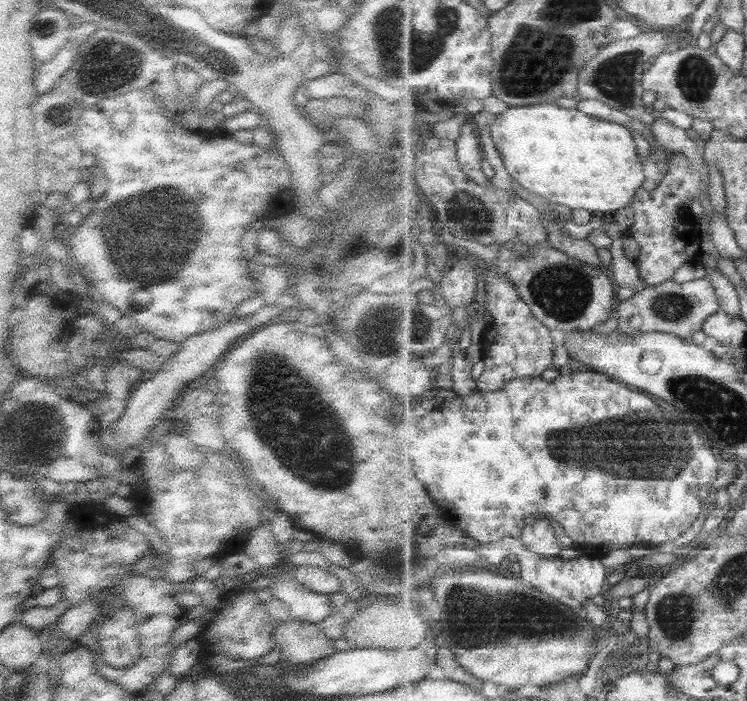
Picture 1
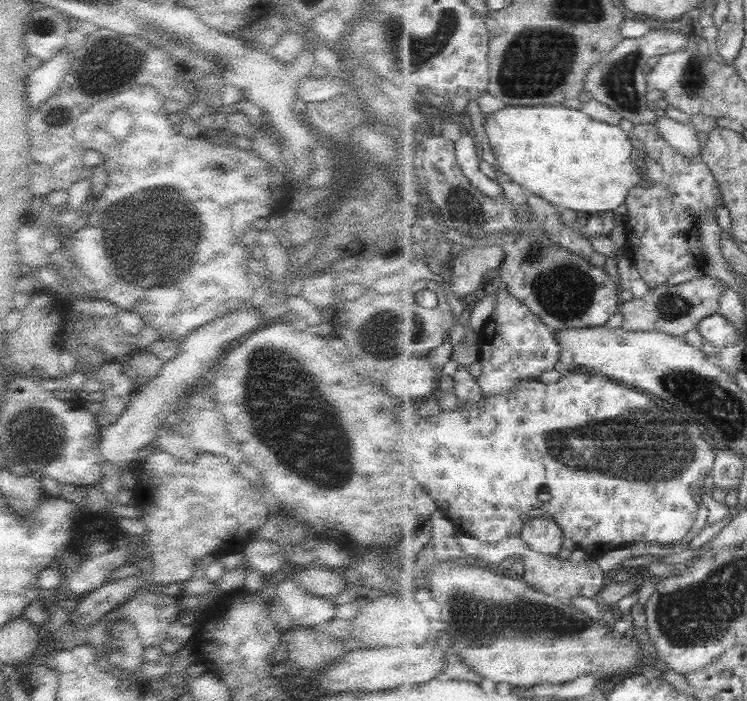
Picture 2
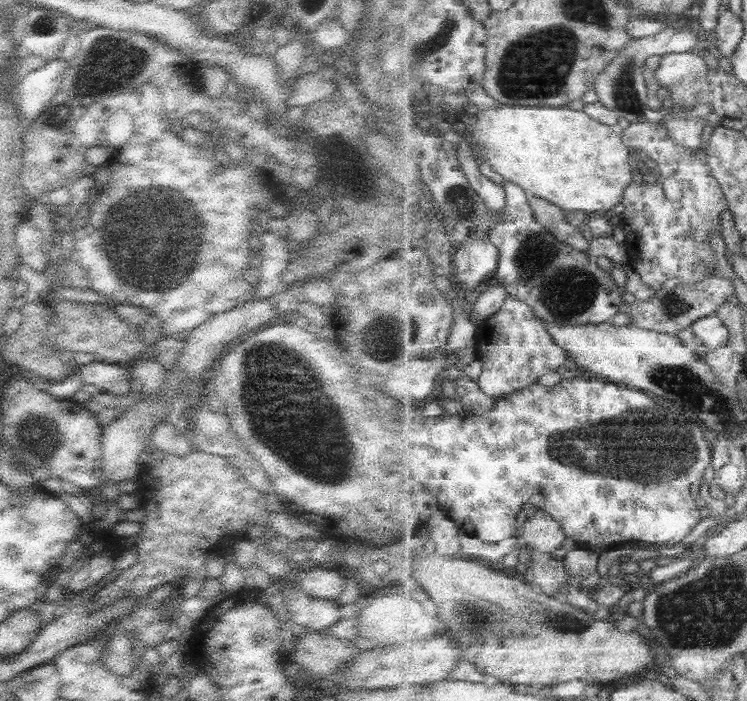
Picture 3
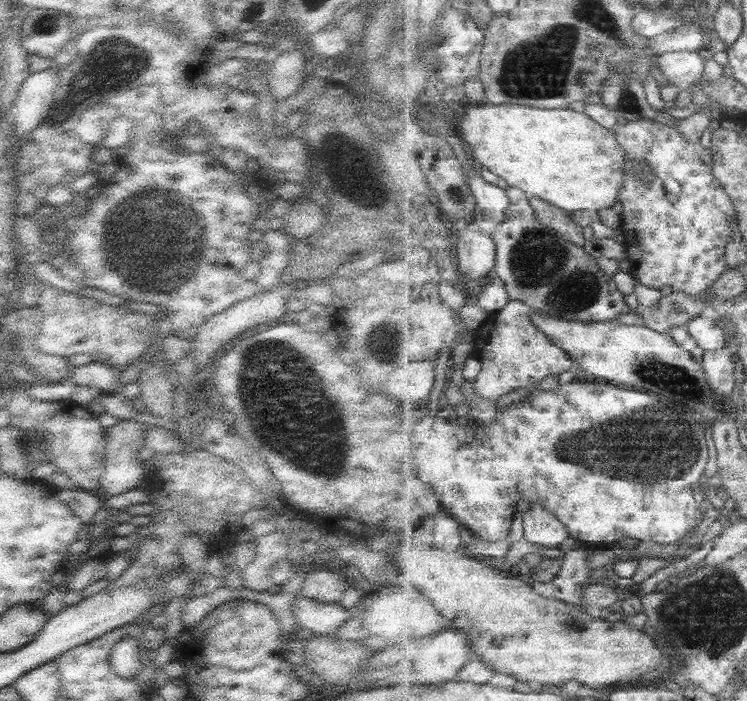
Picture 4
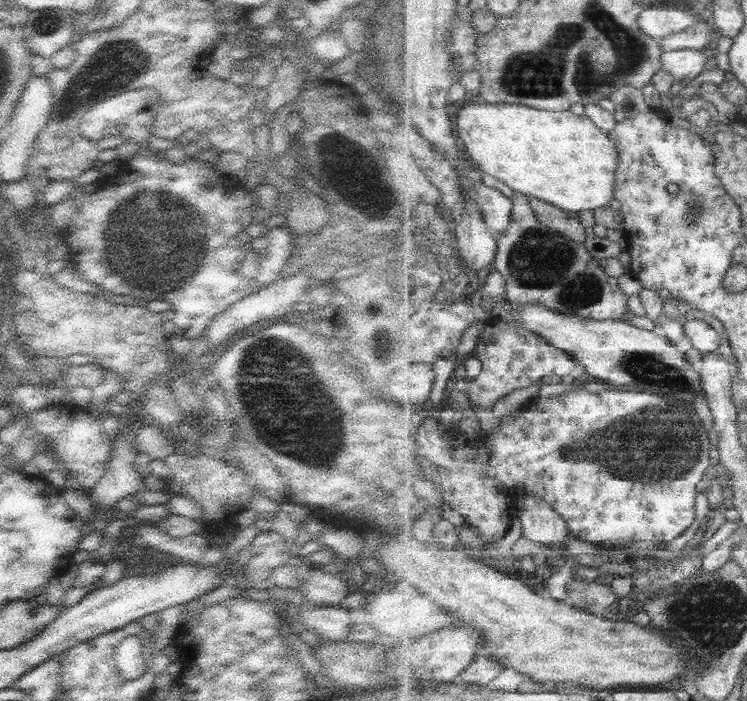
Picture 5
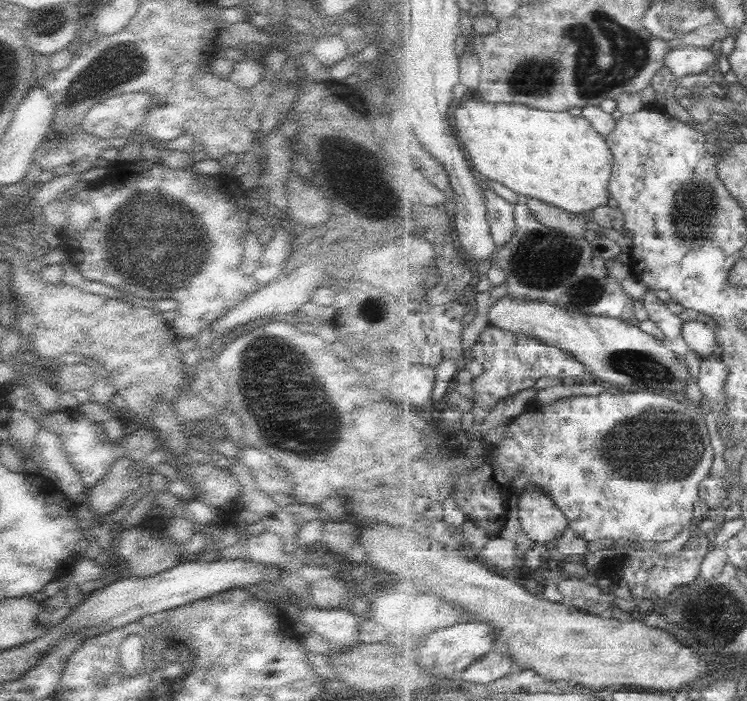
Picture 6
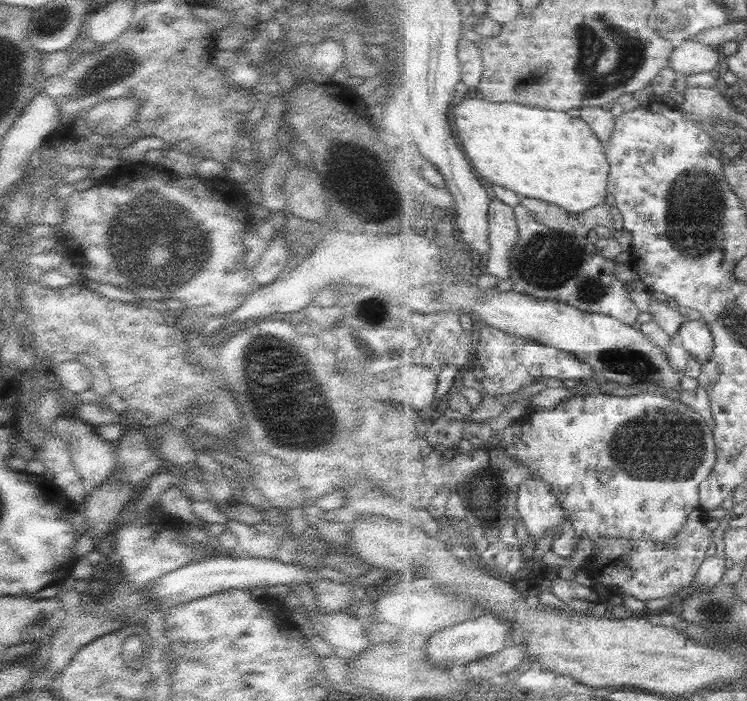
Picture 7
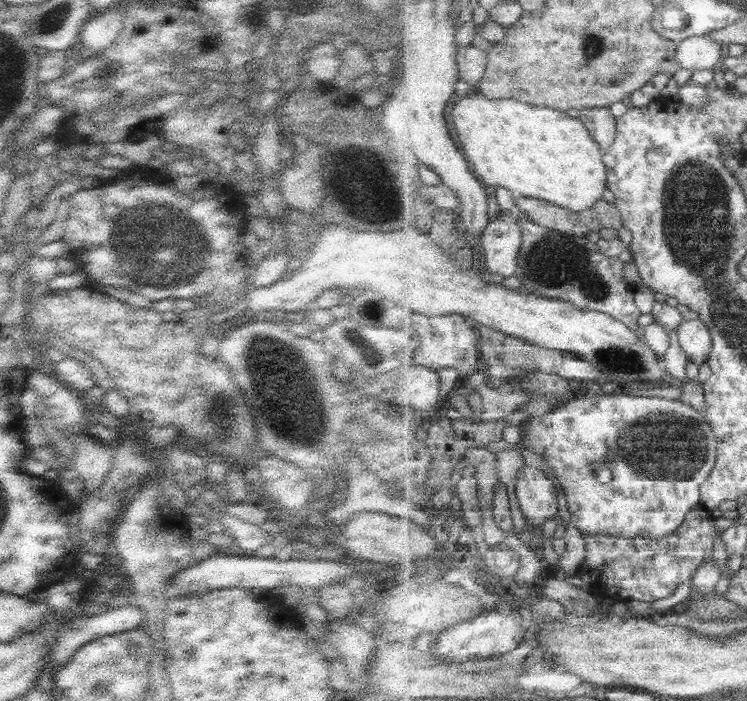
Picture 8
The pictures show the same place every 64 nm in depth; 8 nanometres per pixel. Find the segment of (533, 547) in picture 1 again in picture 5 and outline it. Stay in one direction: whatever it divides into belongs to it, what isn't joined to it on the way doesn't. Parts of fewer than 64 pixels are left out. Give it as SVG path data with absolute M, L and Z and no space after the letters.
M529 496L518 513L524 537L548 547L560 548L571 536L568 521L547 500Z

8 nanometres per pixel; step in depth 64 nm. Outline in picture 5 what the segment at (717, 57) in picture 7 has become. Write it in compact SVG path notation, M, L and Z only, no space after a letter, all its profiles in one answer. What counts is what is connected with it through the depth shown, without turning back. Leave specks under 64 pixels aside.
M676 50L663 56L663 72L673 80L690 82L706 70L713 58L708 50Z

